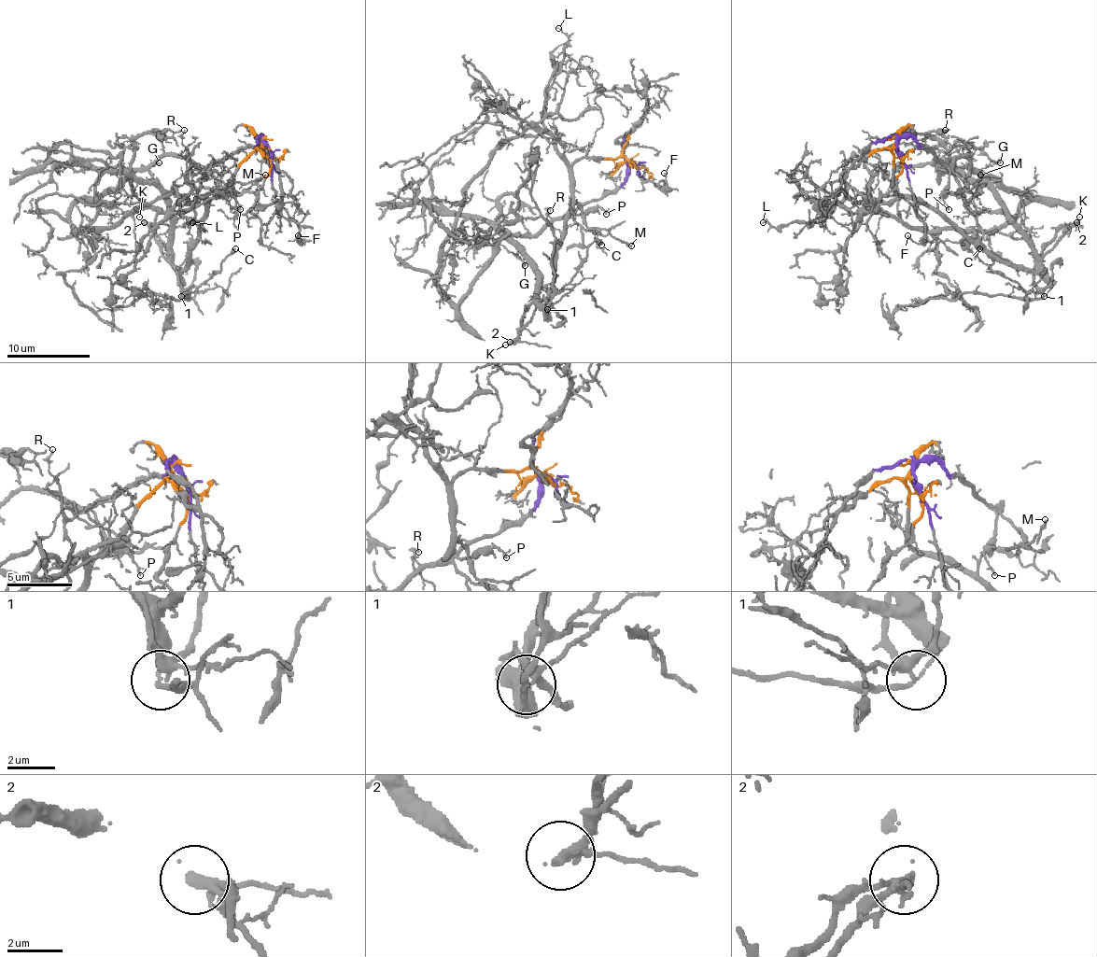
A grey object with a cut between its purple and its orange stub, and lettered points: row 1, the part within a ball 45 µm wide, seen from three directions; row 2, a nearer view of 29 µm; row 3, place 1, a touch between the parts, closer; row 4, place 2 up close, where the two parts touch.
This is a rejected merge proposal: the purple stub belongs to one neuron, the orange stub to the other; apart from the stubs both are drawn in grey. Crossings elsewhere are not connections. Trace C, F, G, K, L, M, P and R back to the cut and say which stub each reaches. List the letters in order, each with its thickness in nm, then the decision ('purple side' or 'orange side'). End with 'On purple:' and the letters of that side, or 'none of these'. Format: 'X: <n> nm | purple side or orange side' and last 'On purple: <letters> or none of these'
C: 140 nm | orange side
F: 130 nm | purple side
G: 100 nm | purple side
K: 150 nm | orange side
L: 120 nm | orange side
M: 200 nm | purple side
P: 150 nm | purple side
R: 150 nm | purple side
On purple: F, G, M, P, R

